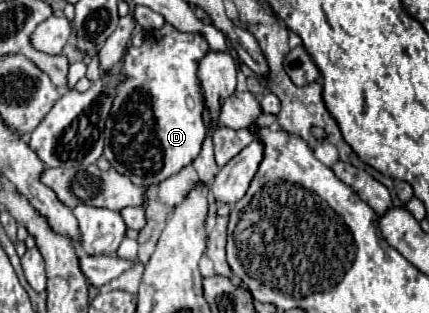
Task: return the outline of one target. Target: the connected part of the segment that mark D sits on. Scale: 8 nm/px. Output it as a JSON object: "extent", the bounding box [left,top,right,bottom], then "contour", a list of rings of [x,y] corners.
{"extent":[105,22,209,186],"contour":[[[167,22],[163,28],[149,32],[139,48],[127,48],[121,66],[125,80],[117,84],[117,96],[105,124],[105,158],[113,164],[111,168],[131,178],[135,184],[155,186],[157,182],[163,182],[167,176],[191,164],[201,152],[207,128],[203,120],[203,88],[197,68],[205,52],[209,52],[209,46],[199,34],[181,34]]]}

